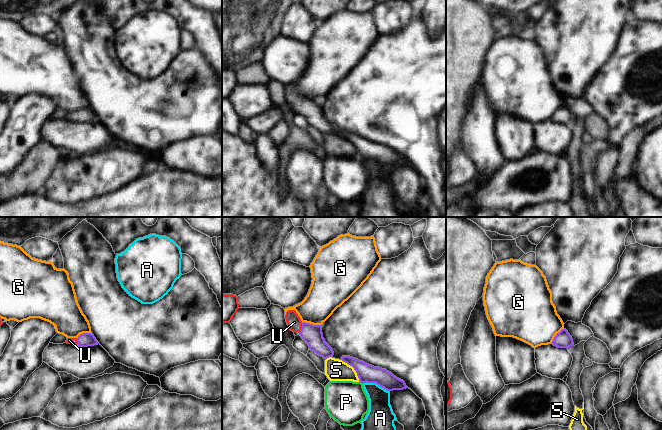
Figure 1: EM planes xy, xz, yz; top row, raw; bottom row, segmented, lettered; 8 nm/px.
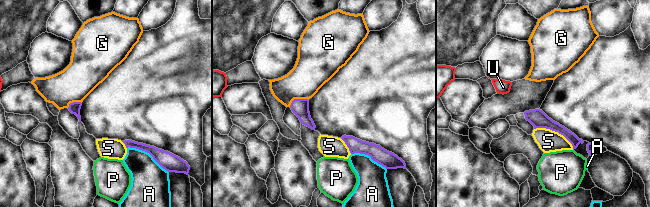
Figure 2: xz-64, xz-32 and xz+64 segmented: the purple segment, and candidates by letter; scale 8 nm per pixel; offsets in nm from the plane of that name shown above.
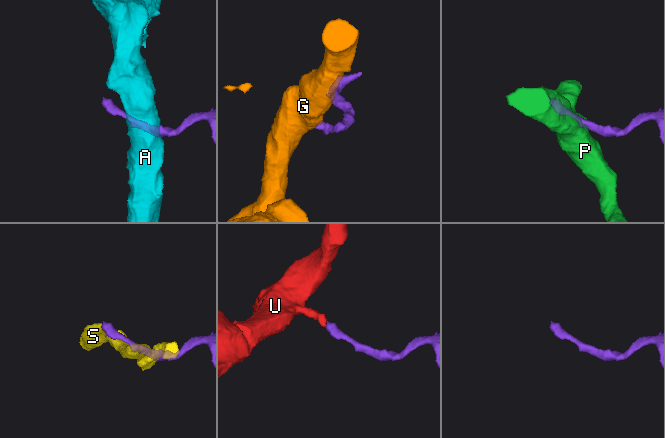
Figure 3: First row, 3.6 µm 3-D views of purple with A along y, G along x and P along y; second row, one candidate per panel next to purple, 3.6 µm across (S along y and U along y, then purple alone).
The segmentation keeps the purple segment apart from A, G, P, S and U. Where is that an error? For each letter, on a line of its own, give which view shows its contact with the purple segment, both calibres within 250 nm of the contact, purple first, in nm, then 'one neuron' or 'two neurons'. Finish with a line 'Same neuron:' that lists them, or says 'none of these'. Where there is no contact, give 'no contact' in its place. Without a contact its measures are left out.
A: meets purple in xz; 140 nm thick on the purple side, 200 nm on the other; two neurons
G: meets purple in xz; 160 nm thick on the purple side, 280 nm on the other; two neurons
P: meets purple in xz; 140 nm thick on the purple side, 340 nm on the other; two neurons
S: meets purple in xz; 140 nm thick on the purple side, 180 nm on the other; two neurons
U: meets purple in xz; 160 nm thick on the purple side, 120 nm on the other; one neuron
Same neuron: U

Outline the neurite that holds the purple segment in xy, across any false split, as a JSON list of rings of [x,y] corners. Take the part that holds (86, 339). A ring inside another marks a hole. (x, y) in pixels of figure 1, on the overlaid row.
[[[91,333],[80,334],[77,338],[67,338],[65,343],[73,343],[79,347],[94,346],[99,344],[94,335]]]

